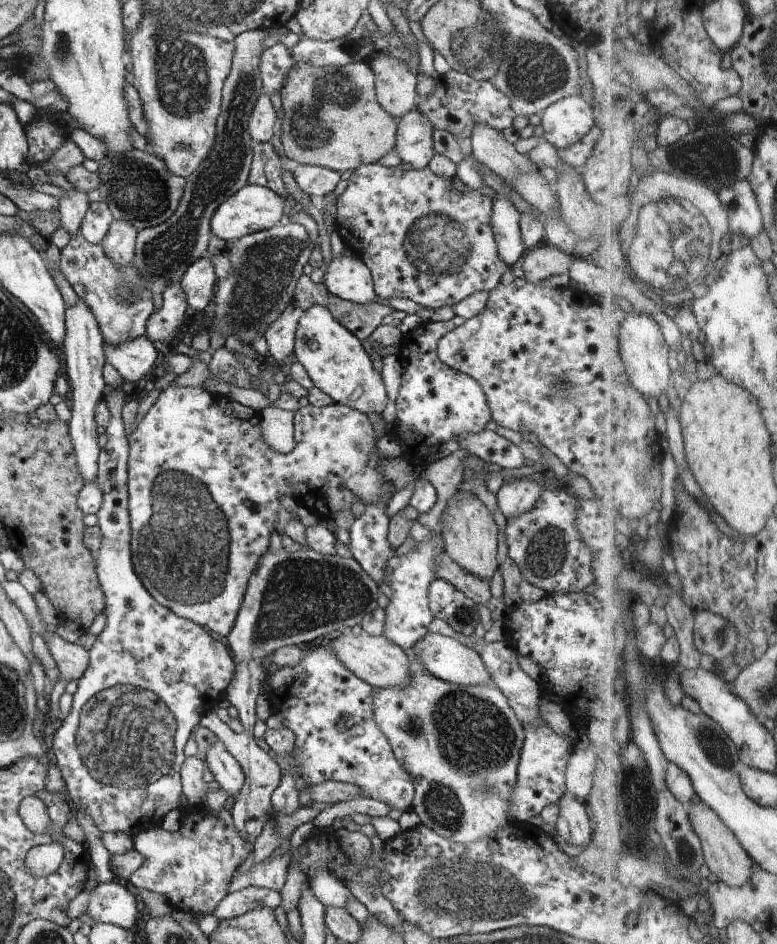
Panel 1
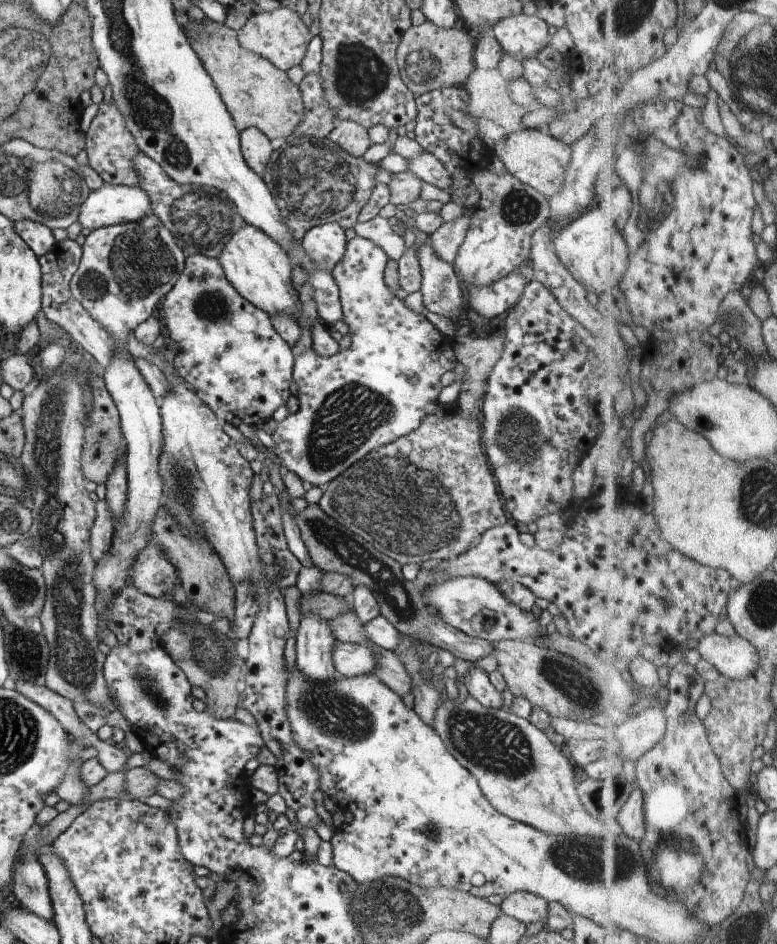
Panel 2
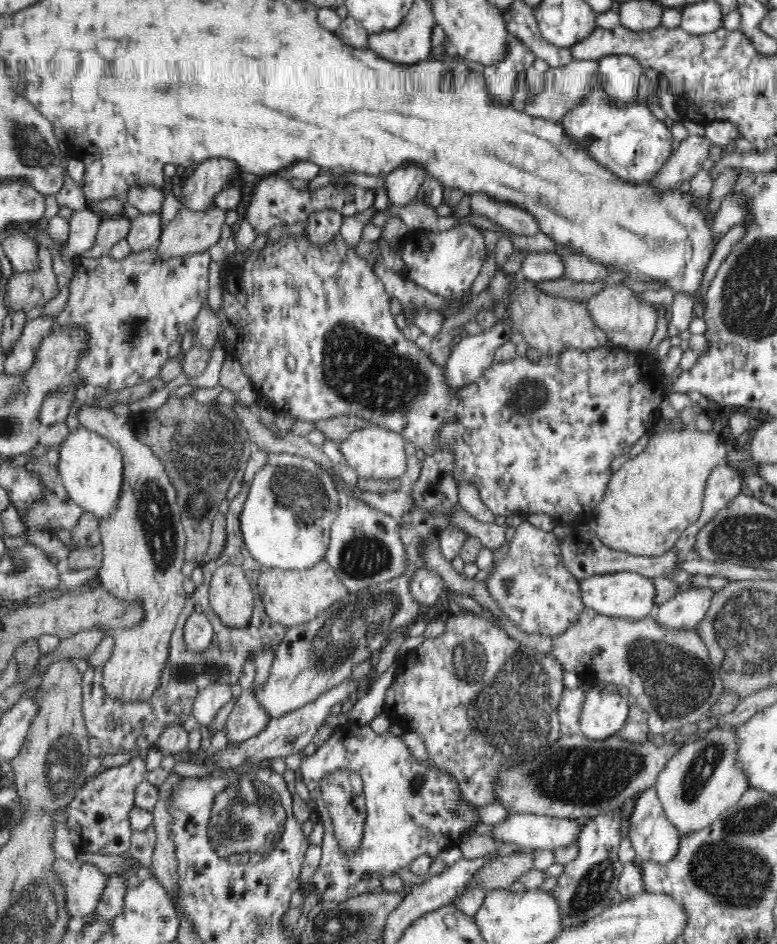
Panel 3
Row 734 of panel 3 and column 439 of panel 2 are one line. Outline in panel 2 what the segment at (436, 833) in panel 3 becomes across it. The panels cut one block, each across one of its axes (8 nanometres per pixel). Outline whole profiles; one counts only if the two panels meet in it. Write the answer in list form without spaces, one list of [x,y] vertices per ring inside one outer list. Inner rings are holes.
[[[365,237],[352,238],[347,242],[346,252],[342,256],[342,260],[336,264],[332,274],[334,276],[336,285],[338,286],[340,304],[343,310],[343,320],[350,327],[349,334],[352,335],[352,344],[349,348],[346,348],[343,352],[331,356],[321,356],[317,354],[312,348],[306,348],[302,354],[298,354],[294,360],[294,367],[292,370],[292,380],[297,384],[297,394],[300,406],[296,414],[290,414],[287,418],[284,418],[272,433],[272,445],[270,451],[274,452],[276,456],[281,459],[282,466],[286,466],[288,470],[294,472],[306,485],[320,487],[321,485],[332,482],[334,478],[338,478],[340,474],[343,474],[354,462],[362,460],[366,454],[370,454],[370,450],[376,450],[384,444],[391,444],[394,440],[398,440],[402,436],[416,430],[421,425],[422,419],[432,412],[432,408],[438,403],[438,394],[442,390],[442,384],[440,383],[440,376],[448,370],[452,370],[455,363],[458,362],[455,357],[454,337],[443,335],[432,325],[432,322],[427,317],[416,312],[412,312],[403,300],[400,300],[398,296],[390,291],[385,284],[384,272],[388,265],[388,256],[386,252],[372,242],[372,240]]]

